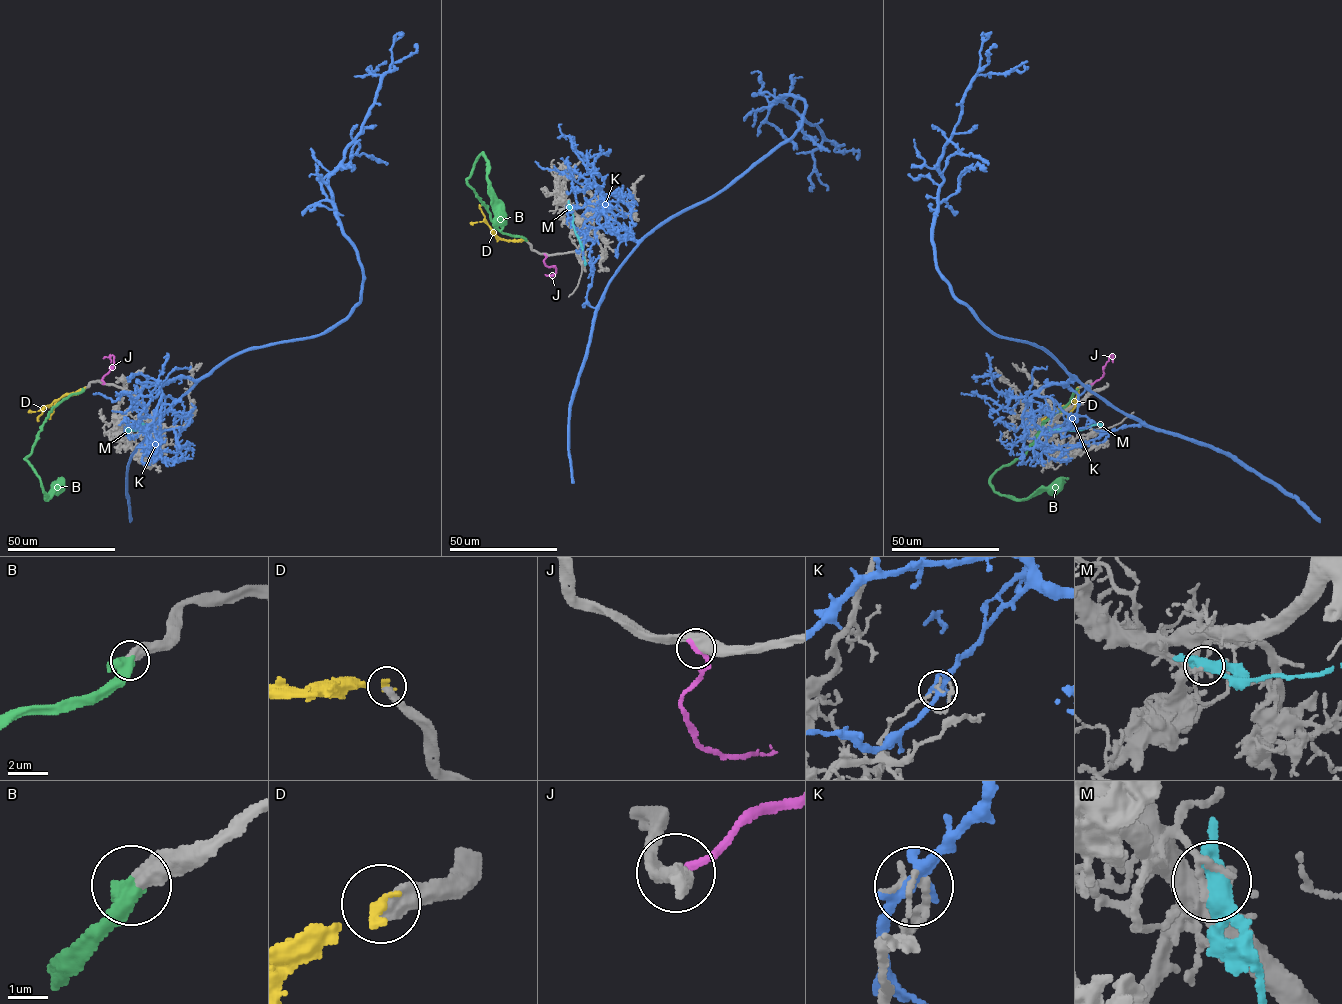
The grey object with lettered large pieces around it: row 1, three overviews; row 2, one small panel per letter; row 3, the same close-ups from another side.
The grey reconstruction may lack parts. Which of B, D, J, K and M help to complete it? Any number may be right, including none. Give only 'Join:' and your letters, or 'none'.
Join: B

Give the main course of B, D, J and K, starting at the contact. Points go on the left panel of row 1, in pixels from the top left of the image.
B: (84, 388), (52, 408), (31, 452), (25, 459), (39, 477), (45, 498), (61, 478), (58, 478)
D: (84, 387), (65, 393), (45, 407), (37, 421)
J: (103, 383), (102, 378), (114, 365), (114, 357), (103, 358)
K: (130, 407), (250, 349), (327, 332), (358, 304), (363, 271), (328, 176), (373, 104), (380, 76), (370, 67)

